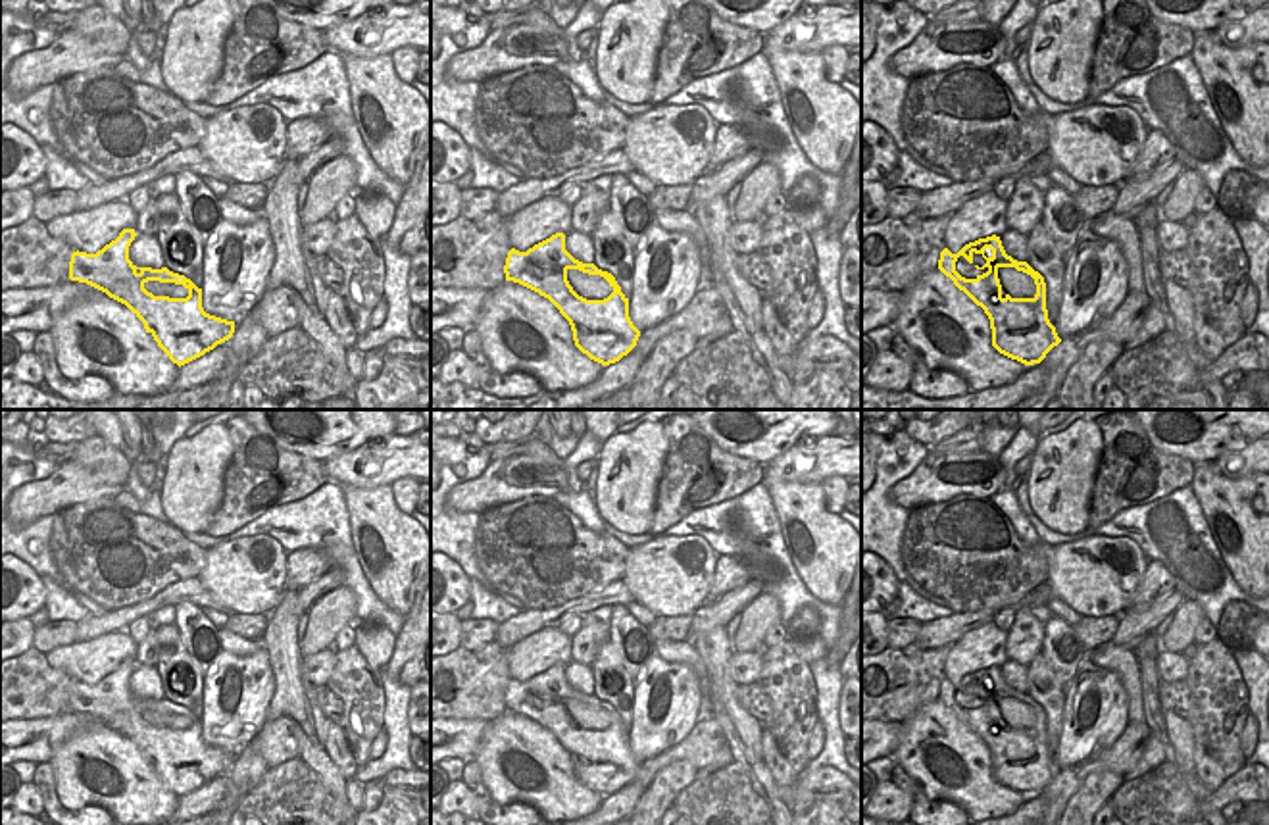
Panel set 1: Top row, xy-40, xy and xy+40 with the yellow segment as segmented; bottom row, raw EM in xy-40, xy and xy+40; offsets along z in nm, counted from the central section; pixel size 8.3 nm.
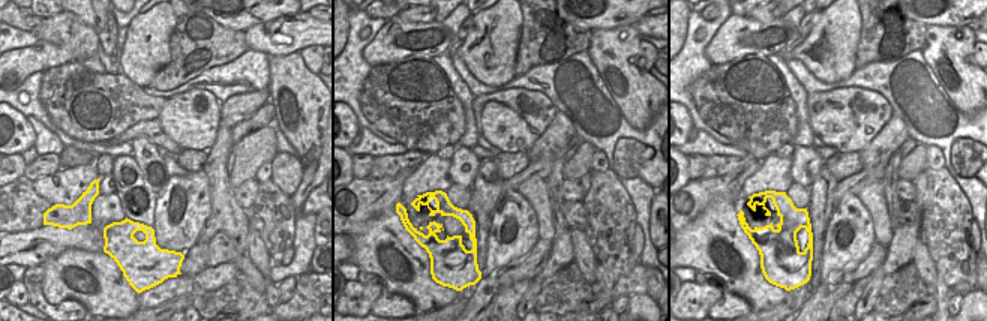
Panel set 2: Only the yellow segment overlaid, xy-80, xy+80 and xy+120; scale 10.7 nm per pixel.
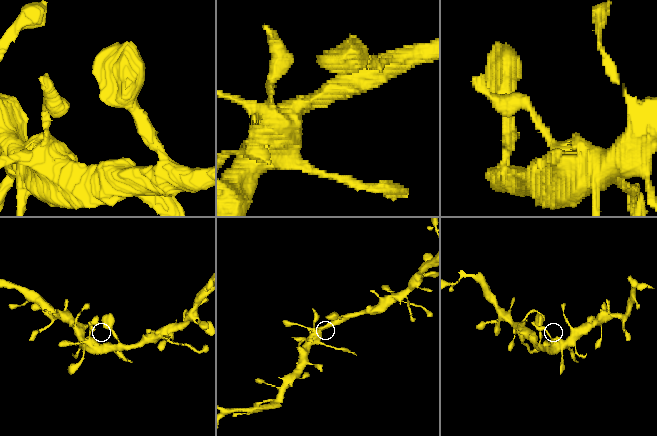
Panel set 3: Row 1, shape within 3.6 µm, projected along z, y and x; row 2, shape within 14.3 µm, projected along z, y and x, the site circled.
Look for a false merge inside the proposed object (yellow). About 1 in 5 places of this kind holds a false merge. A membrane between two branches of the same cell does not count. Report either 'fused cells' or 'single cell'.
single cell

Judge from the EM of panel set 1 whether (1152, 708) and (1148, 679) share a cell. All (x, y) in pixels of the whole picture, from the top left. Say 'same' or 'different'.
same

